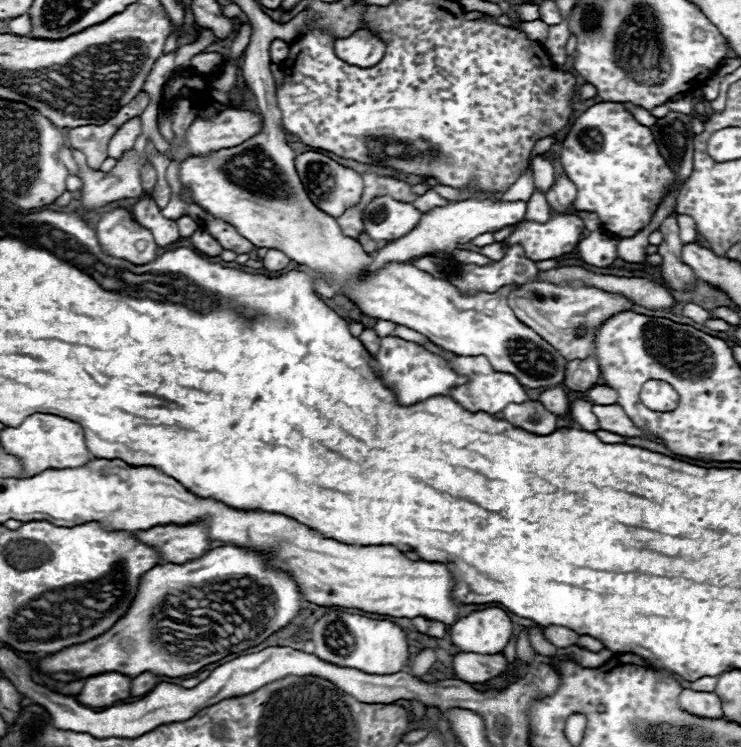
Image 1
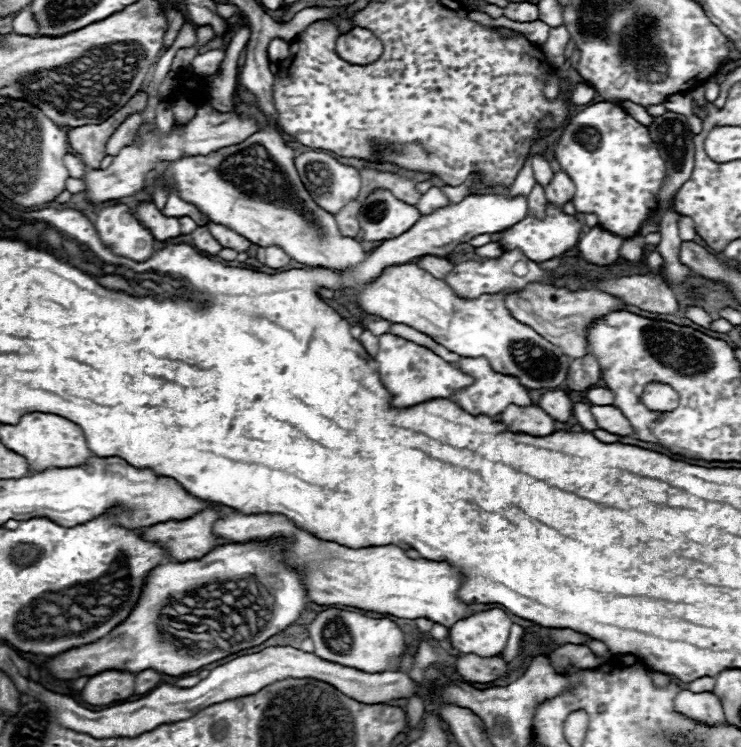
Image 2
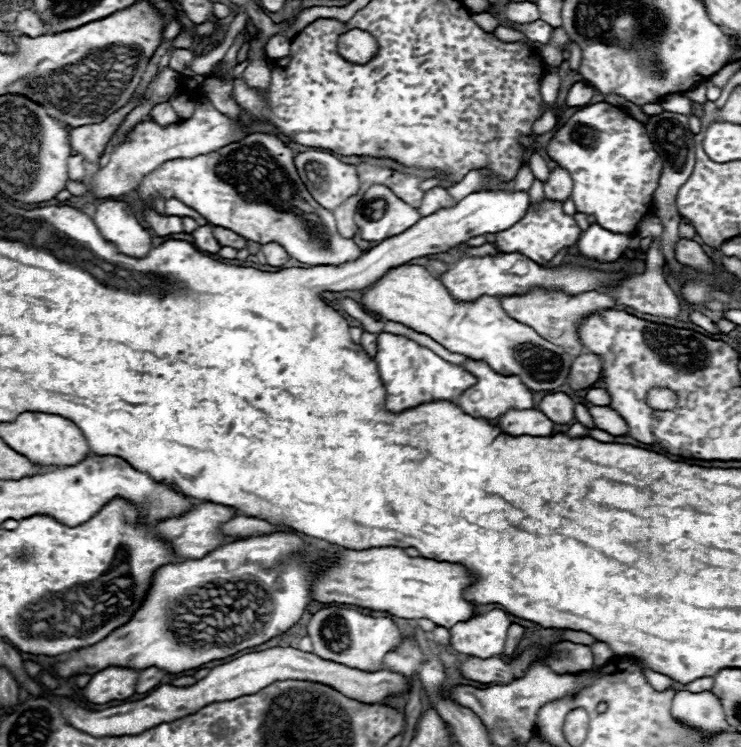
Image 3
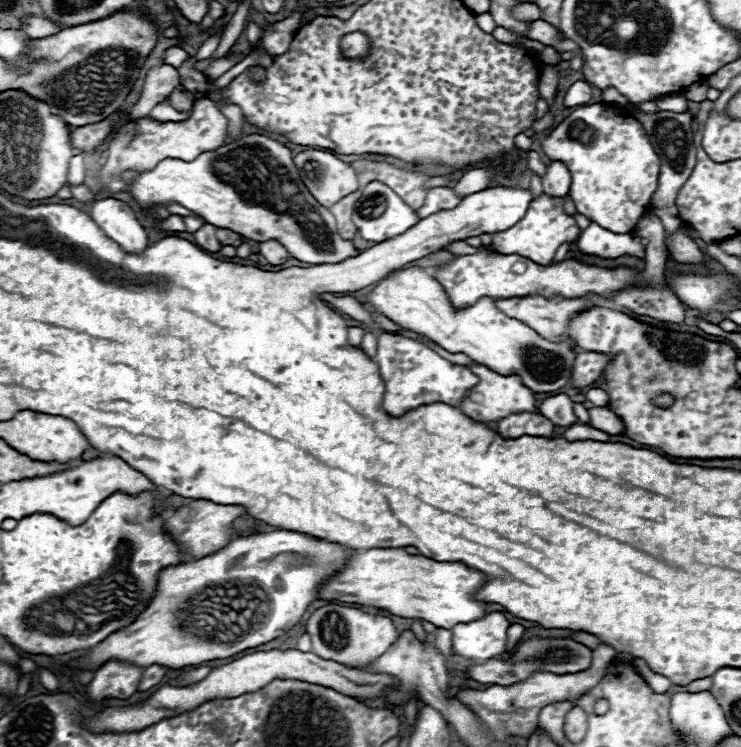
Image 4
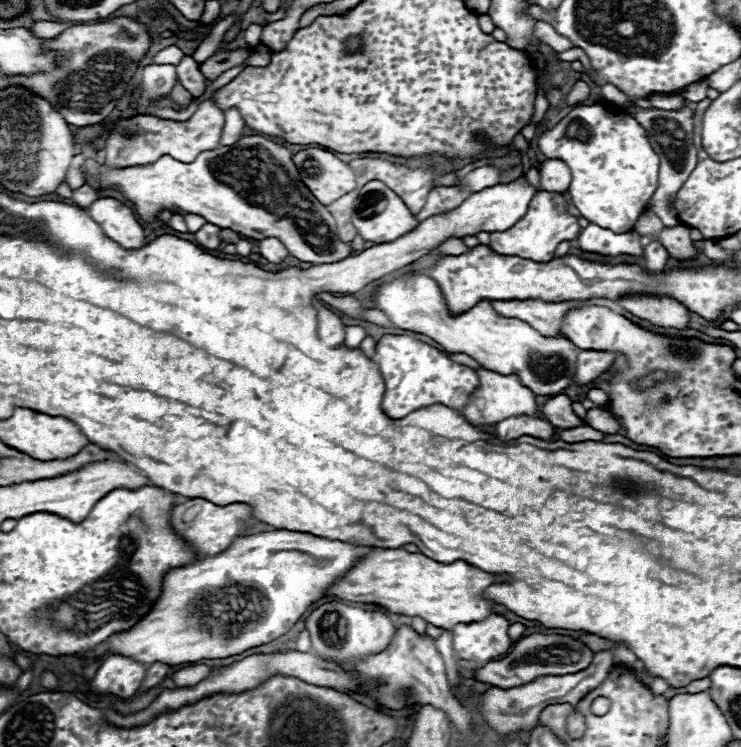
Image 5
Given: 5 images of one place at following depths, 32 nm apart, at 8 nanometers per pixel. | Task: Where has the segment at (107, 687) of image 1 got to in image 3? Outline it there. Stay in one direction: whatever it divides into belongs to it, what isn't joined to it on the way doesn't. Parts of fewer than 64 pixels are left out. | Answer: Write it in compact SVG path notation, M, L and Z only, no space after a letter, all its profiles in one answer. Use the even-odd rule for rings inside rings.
M108 666L92 676L88 686L84 688L84 696L94 704L106 704L110 700L126 700L136 692L138 676L140 670Z

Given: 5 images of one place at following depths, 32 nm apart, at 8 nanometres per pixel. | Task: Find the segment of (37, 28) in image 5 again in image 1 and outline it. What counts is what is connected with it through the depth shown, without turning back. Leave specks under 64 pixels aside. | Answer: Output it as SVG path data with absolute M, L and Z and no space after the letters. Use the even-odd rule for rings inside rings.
M22 14L20 18L10 20L10 32L18 34L18 36L28 36L32 30L32 22L30 22L30 14Z

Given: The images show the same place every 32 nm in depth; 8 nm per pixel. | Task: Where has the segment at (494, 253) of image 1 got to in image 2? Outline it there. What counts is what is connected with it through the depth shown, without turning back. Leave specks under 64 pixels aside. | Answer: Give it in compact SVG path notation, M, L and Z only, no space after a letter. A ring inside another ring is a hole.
M490 242L486 246L480 246L480 248L474 248L474 254L478 256L488 256L488 258L498 258L502 254L502 248L496 244L496 242Z

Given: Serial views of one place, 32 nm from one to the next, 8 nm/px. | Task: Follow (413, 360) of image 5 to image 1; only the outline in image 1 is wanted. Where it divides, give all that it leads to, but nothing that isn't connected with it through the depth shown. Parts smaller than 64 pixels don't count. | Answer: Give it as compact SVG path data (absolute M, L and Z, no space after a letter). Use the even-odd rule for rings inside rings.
M396 336L380 338L380 352L376 354L376 360L380 364L384 386L394 390L400 406L410 406L428 400L430 396L450 396L452 386L468 384L468 378L456 374L440 356L428 354L422 346Z

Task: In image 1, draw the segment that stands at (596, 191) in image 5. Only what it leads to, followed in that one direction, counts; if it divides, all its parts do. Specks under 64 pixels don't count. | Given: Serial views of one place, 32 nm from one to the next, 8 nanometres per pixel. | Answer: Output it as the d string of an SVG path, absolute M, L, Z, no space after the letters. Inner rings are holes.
M600 102L600 104L590 106L588 110L584 110L580 116L576 116L572 120L572 124L568 126L566 136L560 146L562 146L560 148L562 168L576 186L574 206L580 212L598 214L602 228L620 238L634 236L638 230L642 230L650 222L658 204L662 202L664 188L674 178L666 160L658 152L658 146L652 138L650 128L638 124L636 118L618 102Z

